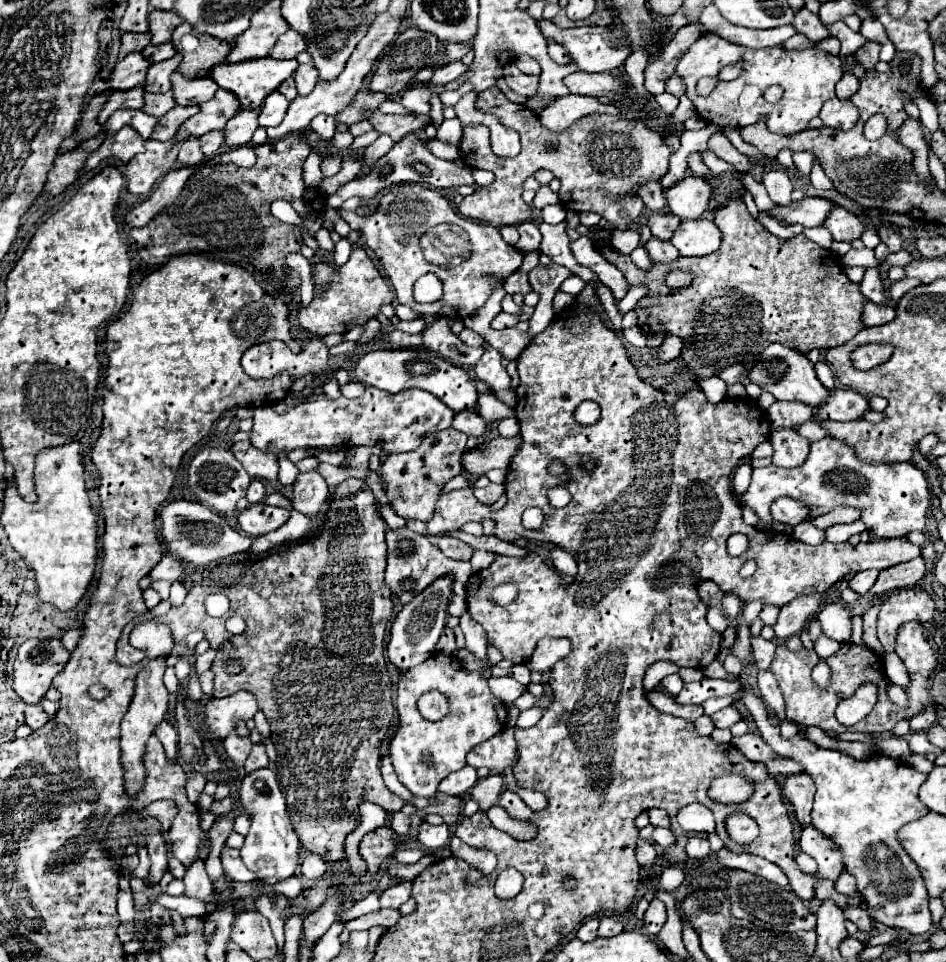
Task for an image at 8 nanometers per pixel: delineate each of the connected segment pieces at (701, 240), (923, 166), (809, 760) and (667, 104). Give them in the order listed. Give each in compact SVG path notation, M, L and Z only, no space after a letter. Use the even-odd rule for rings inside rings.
M682 220L670 240L680 256L706 256L720 248L720 230L712 220Z
M908 118L904 122L904 126L900 126L898 132L900 140L904 142L904 146L910 146L910 150L914 150L914 170L918 176L930 178L930 170L928 170L928 144L922 136L922 124L914 118Z
M742 690L742 702L754 716L764 740L778 754L802 764L804 772L814 778L818 790L814 798L812 826L842 850L846 870L856 878L858 890L866 898L868 916L886 926L906 928L912 936L926 934L930 930L928 892L924 890L916 864L908 858L896 838L900 826L928 814L928 808L918 800L918 788L926 780L926 774L916 772L900 760L878 754L868 762L854 760L844 752L816 746L802 732L792 738L782 738L780 728L774 726L768 716L762 716L762 712L768 710L758 694ZM876 846L886 846L890 854L874 854Z
M668 92L656 96L656 102L660 104L660 108L662 108L666 114L672 114L672 112L676 110L676 106L678 106L678 98L672 96L672 94L668 94Z

